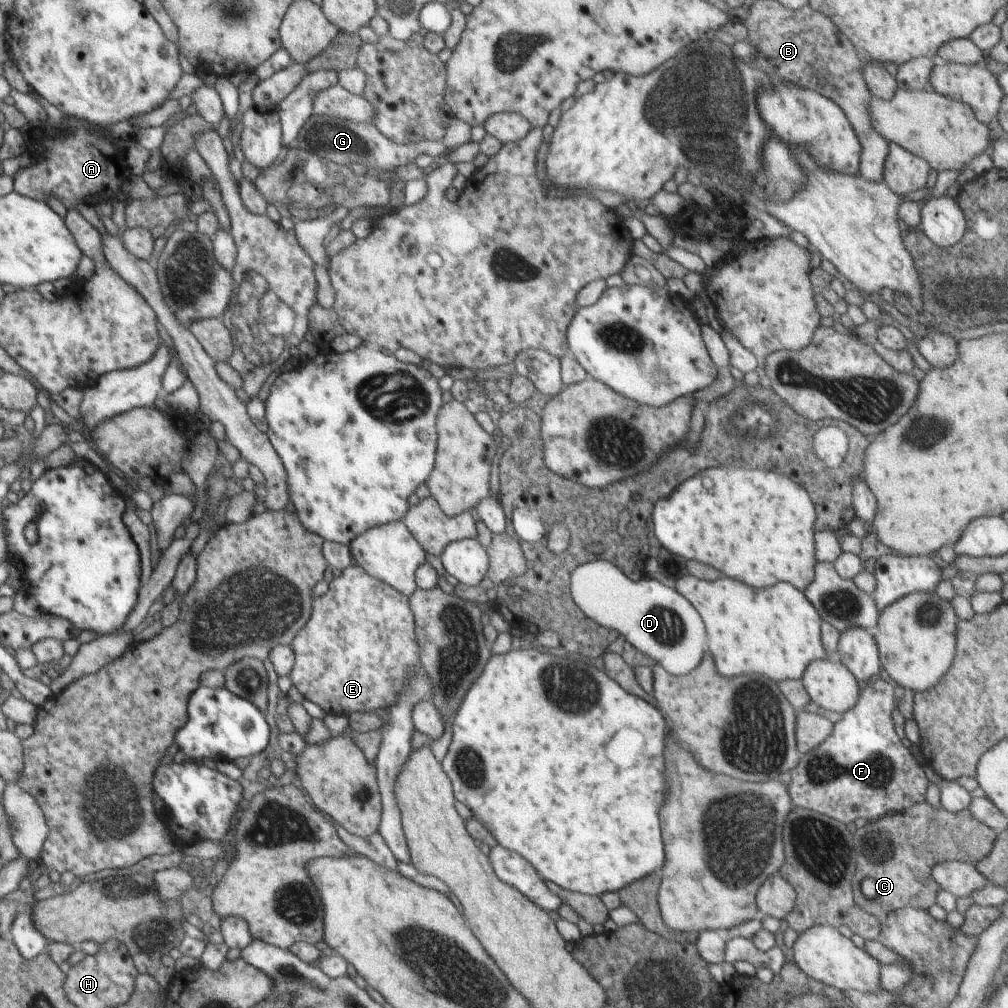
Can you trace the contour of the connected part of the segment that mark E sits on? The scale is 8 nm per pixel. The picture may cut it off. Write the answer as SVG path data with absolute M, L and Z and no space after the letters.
M359 565L350 566L342 572L342 576L335 578L330 584L330 589L326 594L318 598L313 598L311 603L311 616L308 623L296 634L294 641L290 644L295 657L295 664L290 672L289 678L295 689L308 701L319 705L326 713L333 715L347 716L353 712L375 711L379 708L389 708L397 699L399 692L405 687L407 678L412 673L420 671L420 648L417 642L415 617L409 606L409 598L397 592L386 582L373 578L365 572Z

